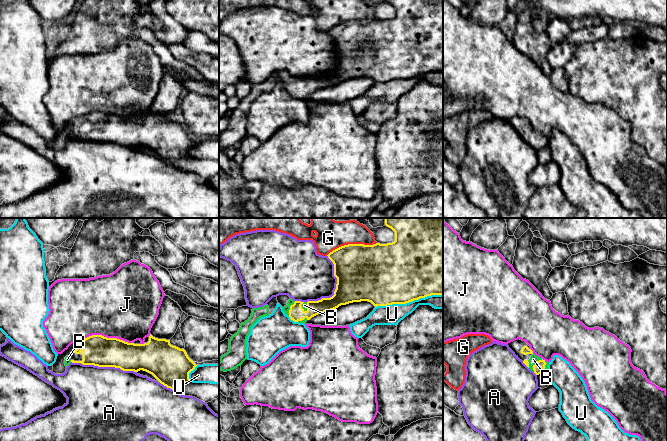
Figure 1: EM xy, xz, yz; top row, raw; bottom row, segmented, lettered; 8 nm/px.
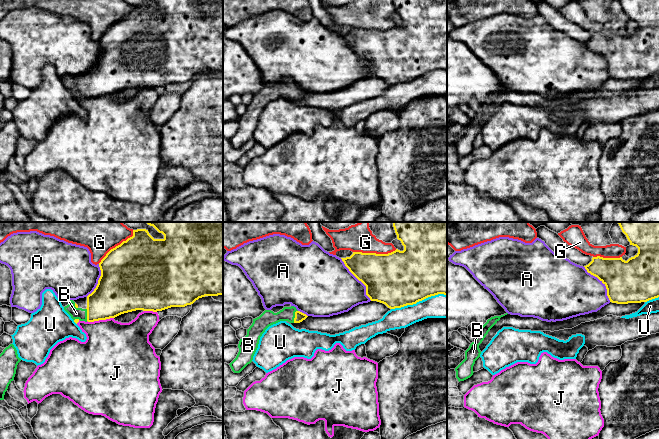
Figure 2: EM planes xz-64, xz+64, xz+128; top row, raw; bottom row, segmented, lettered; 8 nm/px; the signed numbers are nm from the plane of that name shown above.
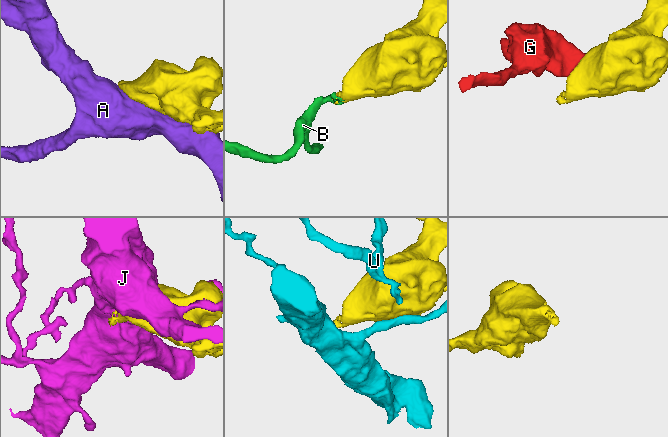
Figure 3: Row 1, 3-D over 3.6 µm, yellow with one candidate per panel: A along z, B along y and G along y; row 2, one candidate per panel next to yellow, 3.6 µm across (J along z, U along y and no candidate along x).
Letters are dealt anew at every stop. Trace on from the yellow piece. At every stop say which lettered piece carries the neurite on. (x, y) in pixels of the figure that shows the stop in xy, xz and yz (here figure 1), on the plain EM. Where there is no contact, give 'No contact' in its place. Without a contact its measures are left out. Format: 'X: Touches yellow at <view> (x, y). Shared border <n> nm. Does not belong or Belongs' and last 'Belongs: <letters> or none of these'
A: Touches yellow at xz (336, 64). Shared border 420 nm. Does not belong
B: Touches yellow at yz (535, 140). Shared border 130 nm. Belongs
G: Touches yellow at xz (351, 20). Shared border 420 nm. Does not belong
J: Touches yellow at xy (103, 112). Shared border 340 nm. Does not belong
U: Touches yellow at xz (408, 78). Shared border 550 nm. Does not belong
Belongs: B

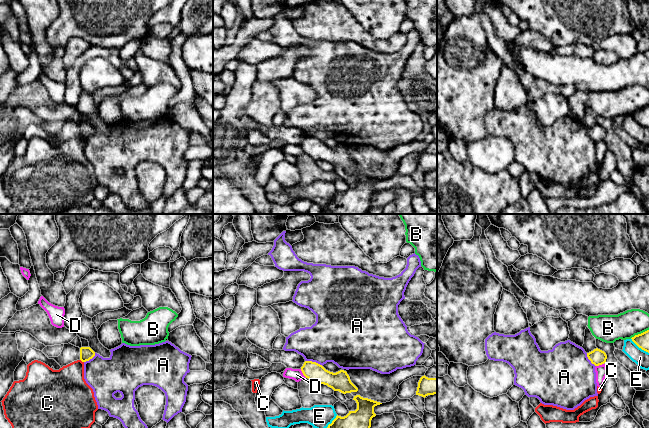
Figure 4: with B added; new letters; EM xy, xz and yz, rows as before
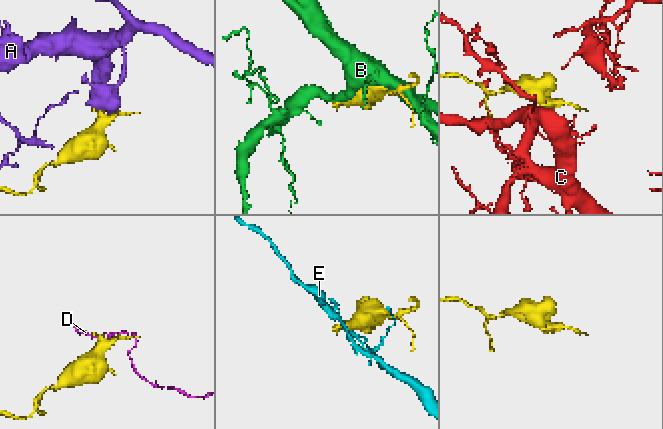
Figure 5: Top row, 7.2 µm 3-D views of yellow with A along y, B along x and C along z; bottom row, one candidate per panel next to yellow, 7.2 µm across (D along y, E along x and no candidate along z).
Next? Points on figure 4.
A: Touches yellow at xz (314, 138). Shared border 150 nm. Does not belong
B: Touches yellow at yz (639, 110). Shared border 170 nm. Does not belong
C: Touches yellow at xy (82, 137). Shared border 40 nm. Does not belong
D: Touches yellow at xz (302, 148). Shared border 90 nm. Does not belong
E: Touches yellow at yz (639, 123). Shared border 190 nm. Does not belong
Belongs: none of these

